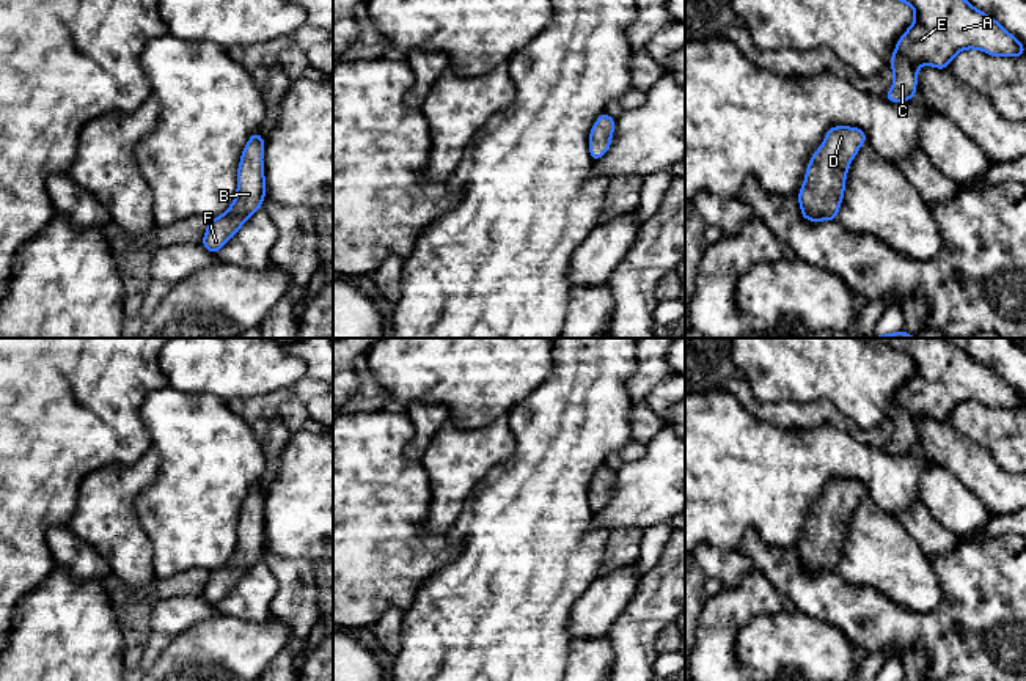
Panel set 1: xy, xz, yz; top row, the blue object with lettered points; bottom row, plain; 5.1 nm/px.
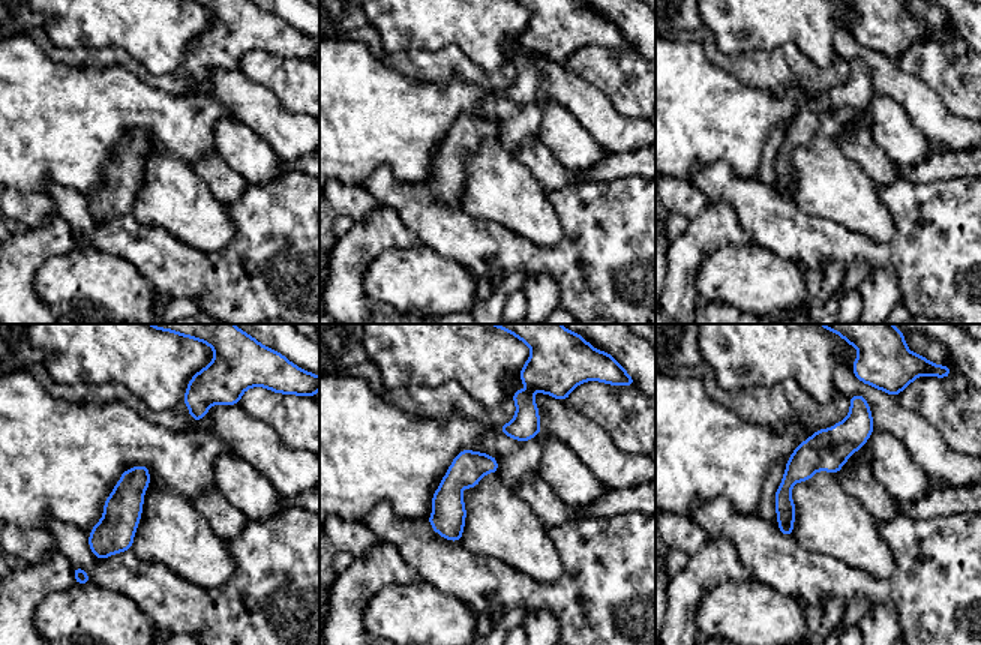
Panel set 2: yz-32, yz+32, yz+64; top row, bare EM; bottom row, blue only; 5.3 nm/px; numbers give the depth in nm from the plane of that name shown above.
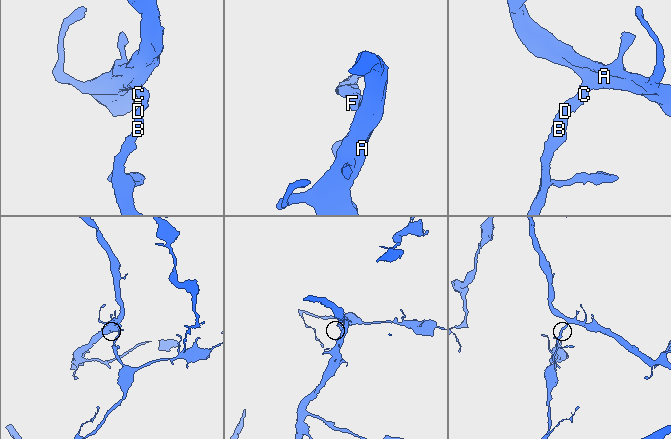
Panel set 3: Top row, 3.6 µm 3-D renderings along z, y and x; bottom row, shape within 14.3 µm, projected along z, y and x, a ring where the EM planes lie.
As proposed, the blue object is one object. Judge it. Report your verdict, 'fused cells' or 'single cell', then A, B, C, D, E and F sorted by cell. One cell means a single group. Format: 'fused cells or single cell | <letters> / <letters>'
single cell | A B C D E F

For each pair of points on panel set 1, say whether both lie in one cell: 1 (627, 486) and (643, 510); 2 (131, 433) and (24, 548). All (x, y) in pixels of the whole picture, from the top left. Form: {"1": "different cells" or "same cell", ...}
{"1": "same cell", "2": "same cell"}

